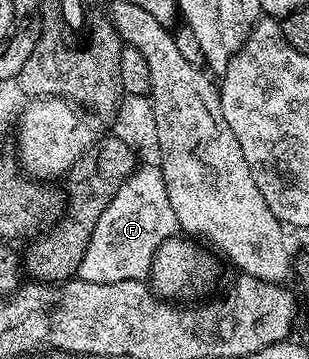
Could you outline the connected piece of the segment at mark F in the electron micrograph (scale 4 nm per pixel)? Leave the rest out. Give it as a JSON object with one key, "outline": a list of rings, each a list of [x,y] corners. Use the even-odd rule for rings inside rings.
{"outline":[[[137,165],[133,174],[118,189],[109,207],[98,216],[98,224],[90,236],[86,256],[78,276],[87,282],[110,284],[118,280],[147,279],[152,273],[152,262],[165,241],[177,233],[174,208],[166,196],[166,180],[159,165]]]}

